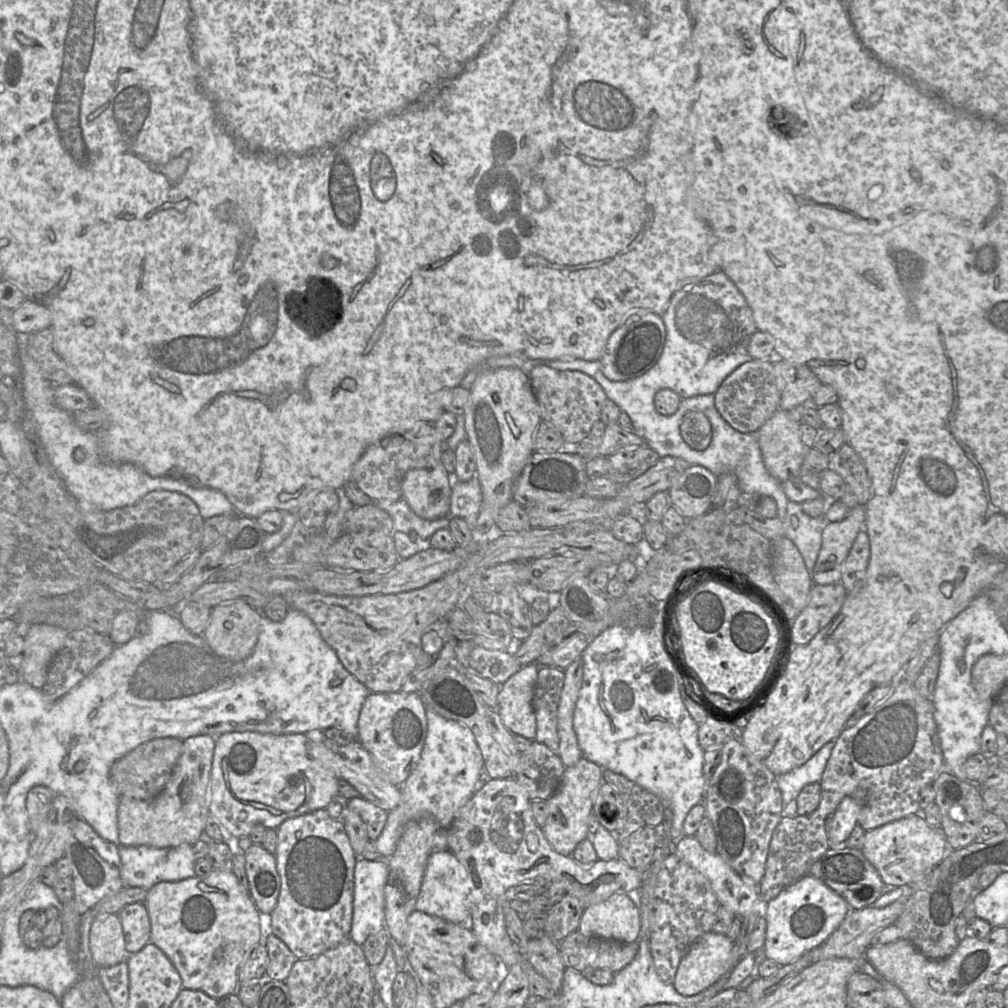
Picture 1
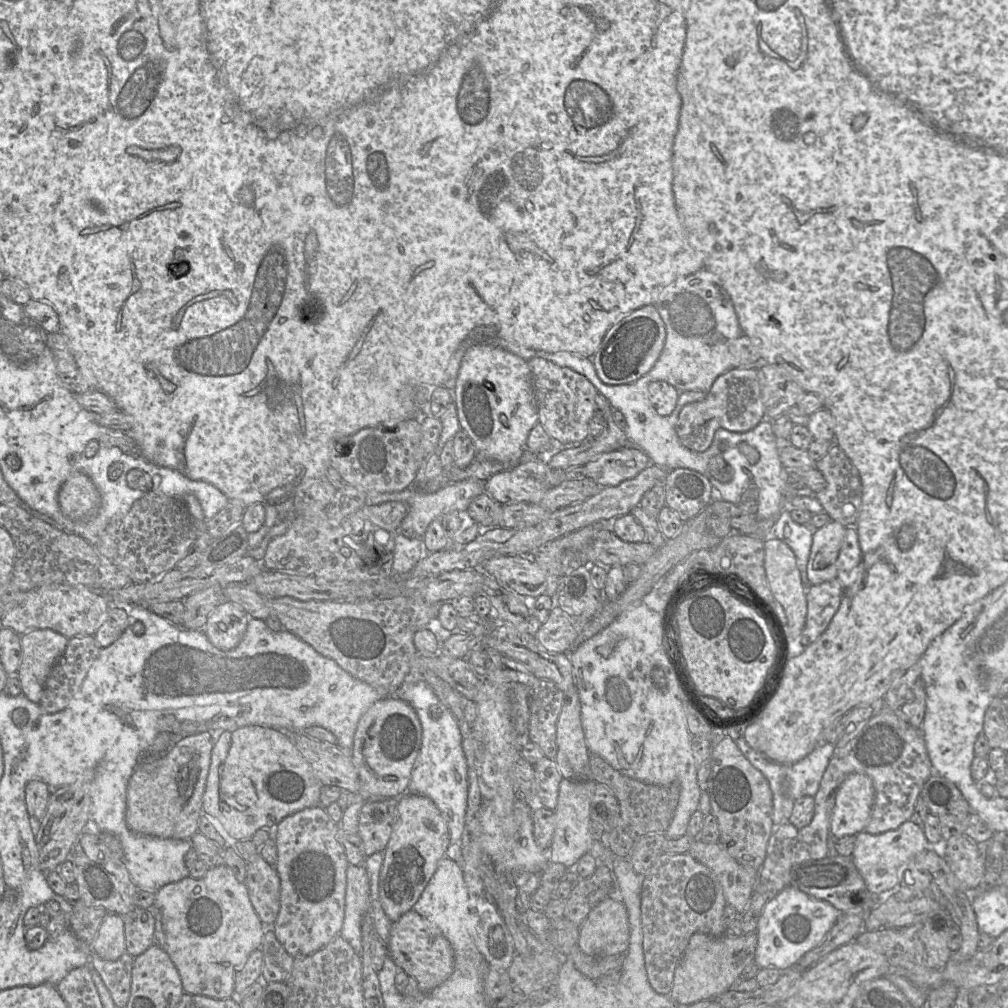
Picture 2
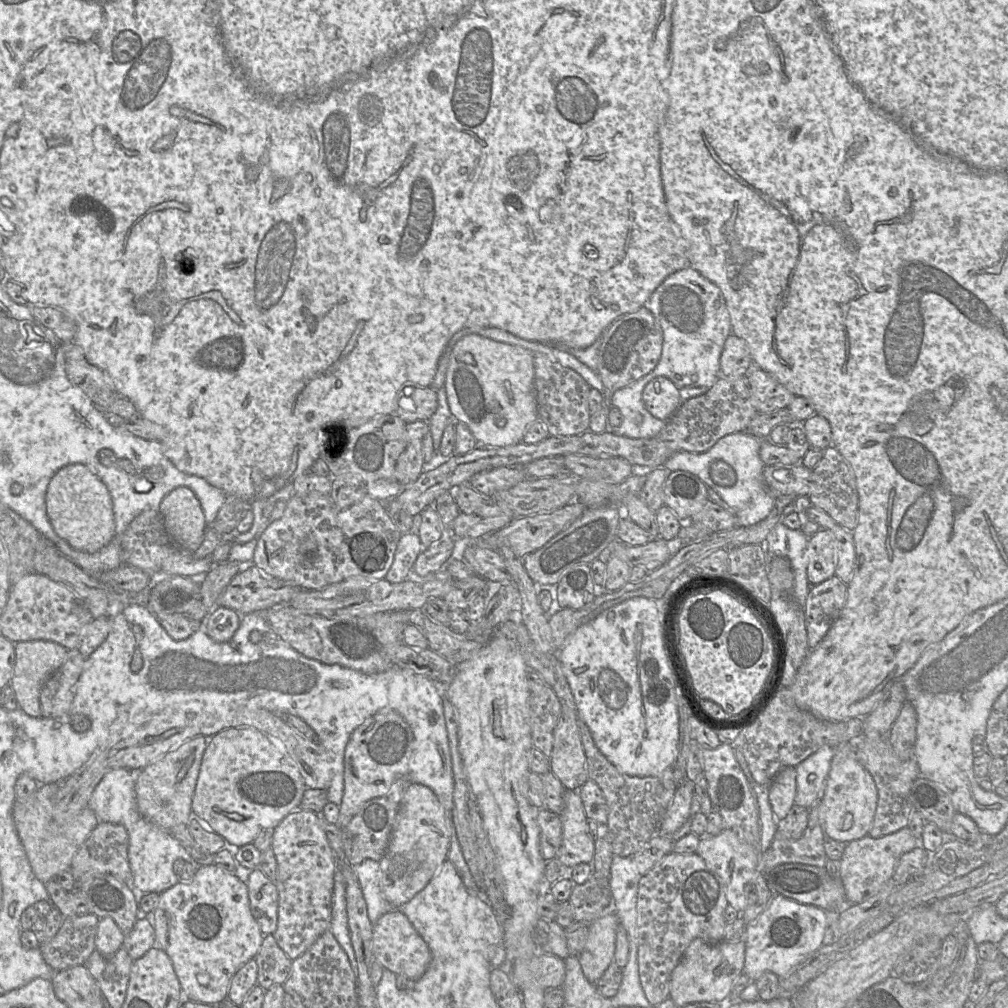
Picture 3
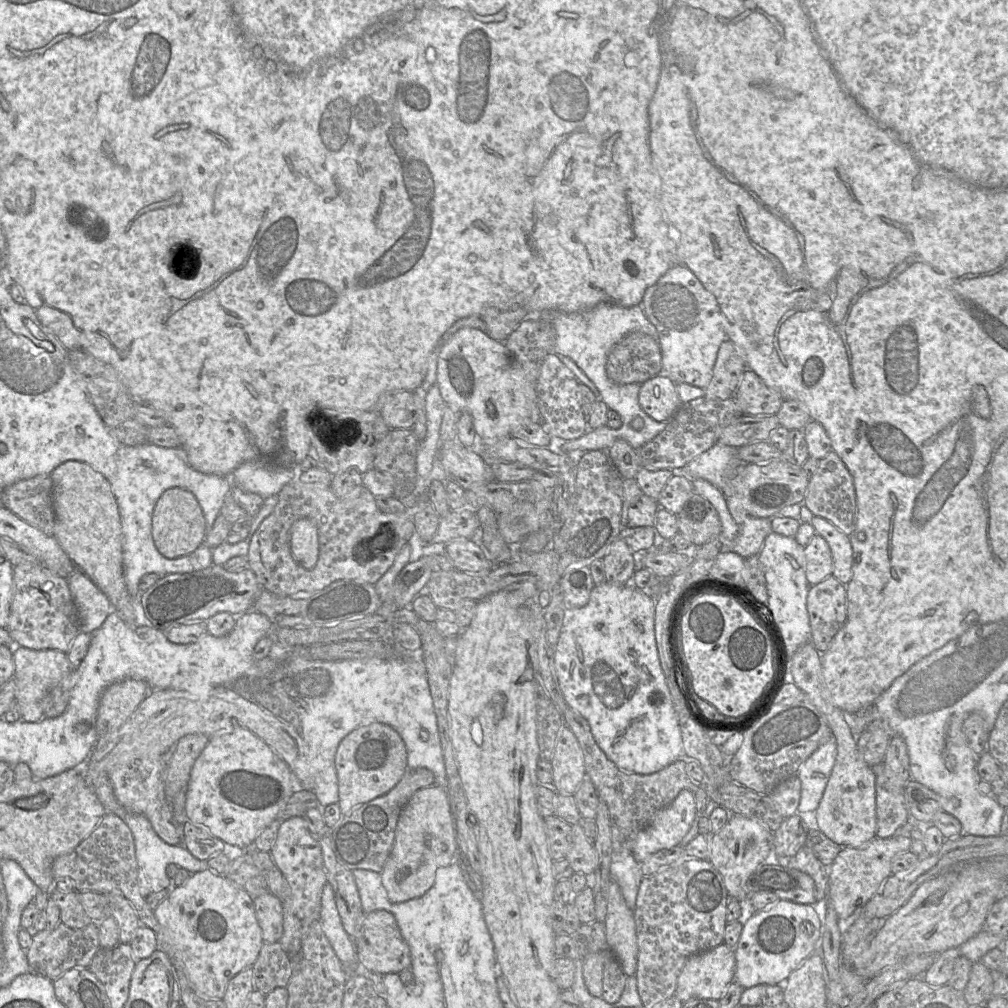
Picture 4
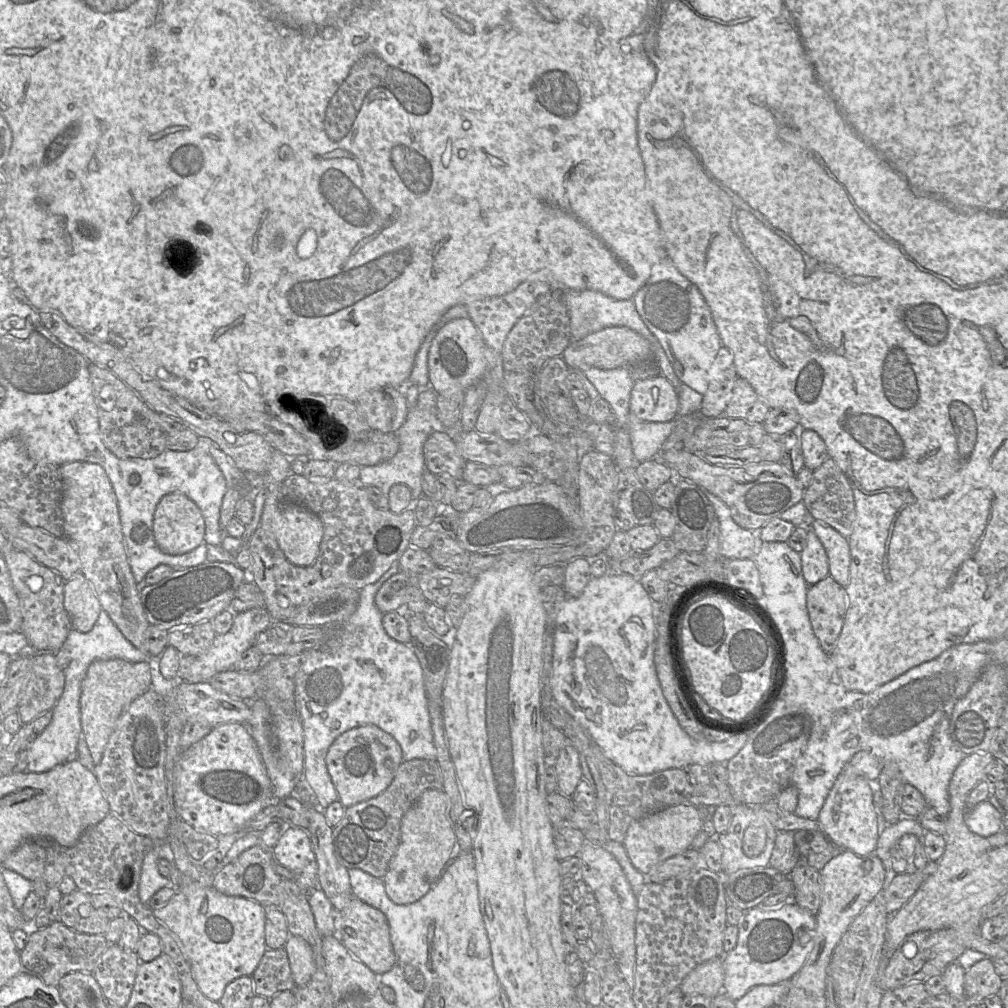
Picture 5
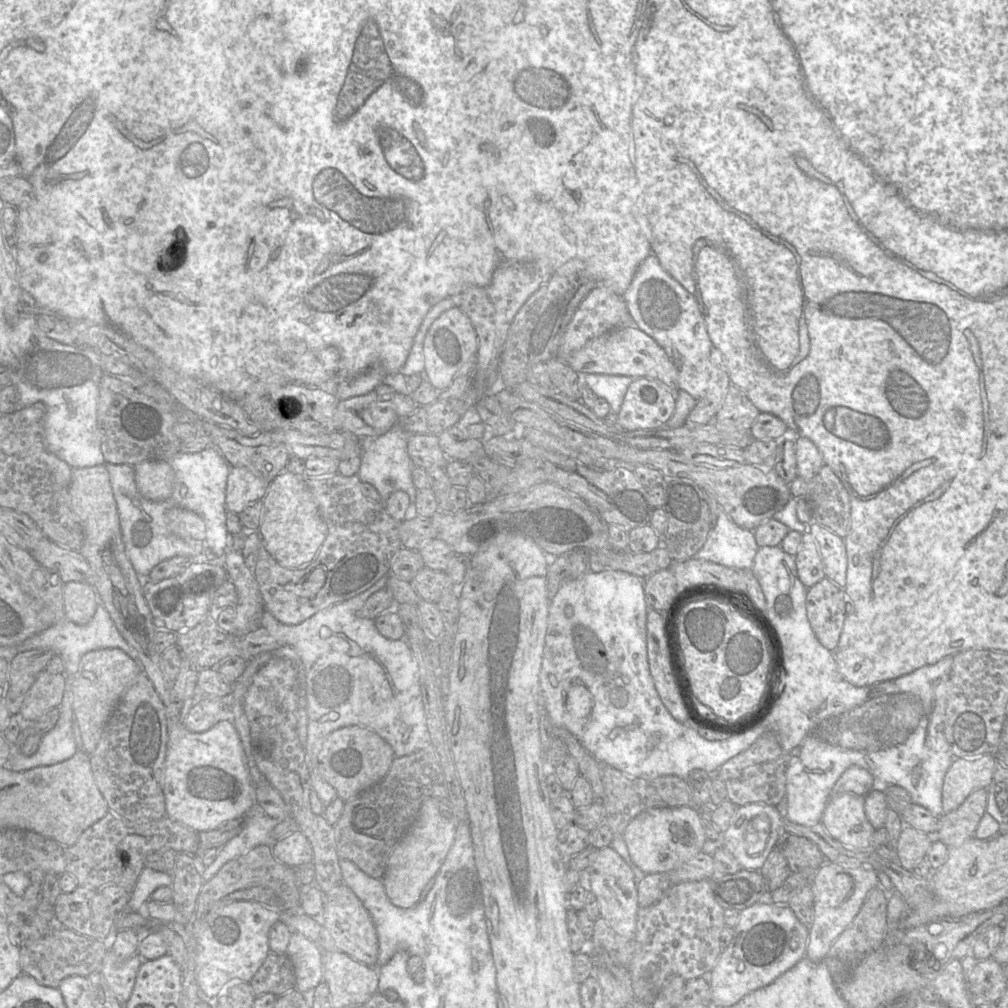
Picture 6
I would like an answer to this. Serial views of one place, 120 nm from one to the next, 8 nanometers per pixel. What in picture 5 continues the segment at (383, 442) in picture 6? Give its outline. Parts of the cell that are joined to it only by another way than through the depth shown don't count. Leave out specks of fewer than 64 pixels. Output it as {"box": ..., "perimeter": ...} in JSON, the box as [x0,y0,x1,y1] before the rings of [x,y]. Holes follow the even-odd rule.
{"box":[359,387,443,501],"perimeter":[[[431,387],[420,390],[416,405],[409,409],[405,422],[395,433],[400,444],[398,452],[390,460],[361,467],[359,479],[365,486],[378,487],[388,497],[394,485],[402,484],[410,489],[414,501],[423,496],[421,478],[426,471],[423,447],[433,431],[443,430],[437,419],[437,395]]]}

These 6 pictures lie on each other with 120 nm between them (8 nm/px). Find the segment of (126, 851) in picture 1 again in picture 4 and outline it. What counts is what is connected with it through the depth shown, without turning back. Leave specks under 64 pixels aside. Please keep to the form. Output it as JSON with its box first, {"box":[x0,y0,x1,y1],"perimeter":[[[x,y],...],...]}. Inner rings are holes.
{"box":[122,817,209,899],"perimeter":[[[146,817],[122,820],[130,828],[134,837],[135,853],[138,864],[138,885],[140,894],[143,898],[146,899],[150,894],[162,890],[171,891],[172,887],[175,887],[173,886],[172,880],[169,879],[166,874],[166,867],[168,864],[175,864],[191,874],[209,869],[207,861],[196,859],[183,844],[172,846],[160,839]]]}

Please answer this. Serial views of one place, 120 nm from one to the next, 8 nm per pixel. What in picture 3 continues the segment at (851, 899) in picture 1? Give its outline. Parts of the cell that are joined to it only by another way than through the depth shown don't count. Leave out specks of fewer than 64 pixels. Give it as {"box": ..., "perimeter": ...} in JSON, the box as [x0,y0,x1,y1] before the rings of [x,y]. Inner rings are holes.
{"box":[764,863,849,912],"perimeter":[[[785,863],[785,864],[780,864],[780,865],[777,865],[775,866],[774,868],[772,868],[770,871],[766,872],[764,874],[764,878],[765,878],[765,881],[766,881],[766,884],[769,888],[769,890],[771,891],[771,893],[773,895],[782,895],[784,897],[787,897],[789,899],[792,899],[798,903],[801,903],[801,904],[810,904],[810,905],[814,905],[814,906],[817,906],[821,909],[823,909],[824,911],[839,911],[841,912],[842,909],[847,905],[849,904],[847,902],[847,899],[846,899],[846,895],[845,895],[845,890],[844,890],[844,886],[841,882],[841,879],[839,878],[838,876],[838,864],[837,864],[837,875],[836,876],[832,876],[828,870],[826,869],[826,867],[818,867],[818,866],[813,866],[813,865],[807,865],[807,864],[802,864],[802,863]]]}

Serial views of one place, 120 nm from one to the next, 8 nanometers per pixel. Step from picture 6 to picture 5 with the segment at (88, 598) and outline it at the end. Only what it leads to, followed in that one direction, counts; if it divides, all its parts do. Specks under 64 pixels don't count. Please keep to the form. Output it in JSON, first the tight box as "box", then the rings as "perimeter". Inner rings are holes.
{"box":[64,572,101,632],"perimeter":[[[81,572],[65,582],[64,608],[72,628],[80,632],[90,631],[99,617],[101,604]]]}

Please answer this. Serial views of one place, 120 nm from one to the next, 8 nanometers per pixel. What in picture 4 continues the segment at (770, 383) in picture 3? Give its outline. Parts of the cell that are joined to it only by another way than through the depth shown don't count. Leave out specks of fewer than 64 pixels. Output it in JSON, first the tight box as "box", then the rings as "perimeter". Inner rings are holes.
{"box":[735,368,784,415],"perimeter":[[[747,368],[735,392],[740,414],[776,415],[784,399],[751,369]]]}

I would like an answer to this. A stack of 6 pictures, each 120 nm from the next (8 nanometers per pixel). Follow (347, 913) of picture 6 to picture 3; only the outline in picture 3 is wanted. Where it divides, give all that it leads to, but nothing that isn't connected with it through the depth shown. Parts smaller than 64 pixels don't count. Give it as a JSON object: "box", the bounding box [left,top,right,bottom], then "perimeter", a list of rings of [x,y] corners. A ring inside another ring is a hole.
{"box":[372,911,431,980],"perimeter":[[[401,911],[386,913],[373,925],[372,953],[384,969],[407,976],[411,980],[419,979],[431,961],[431,952],[427,943]]]}

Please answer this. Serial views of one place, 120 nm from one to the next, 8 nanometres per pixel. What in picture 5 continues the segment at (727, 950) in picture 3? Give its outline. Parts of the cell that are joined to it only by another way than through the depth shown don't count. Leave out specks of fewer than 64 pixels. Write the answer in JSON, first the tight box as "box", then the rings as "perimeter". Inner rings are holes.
{"box":[681,957,725,997],"perimeter":[[[716,957],[695,967],[681,982],[683,995],[700,994],[715,997],[723,989],[725,970],[723,958]]]}

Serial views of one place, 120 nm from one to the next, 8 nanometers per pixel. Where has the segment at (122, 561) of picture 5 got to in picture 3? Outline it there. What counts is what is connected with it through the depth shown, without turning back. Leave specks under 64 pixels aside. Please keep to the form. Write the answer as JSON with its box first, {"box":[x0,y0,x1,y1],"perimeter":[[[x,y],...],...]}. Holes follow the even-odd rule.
{"box":[46,463,115,553],"perimeter":[[[79,463],[60,468],[51,478],[46,493],[47,515],[55,533],[73,549],[96,553],[115,535],[113,501],[103,481]]]}

